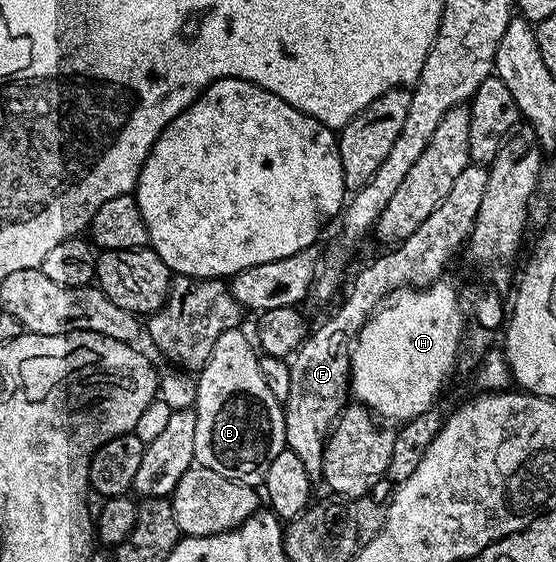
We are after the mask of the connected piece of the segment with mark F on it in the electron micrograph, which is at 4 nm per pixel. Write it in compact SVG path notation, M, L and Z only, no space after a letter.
M469 165L461 169L445 201L441 201L441 205L437 205L425 221L421 221L409 238L384 250L387 251L384 255L377 256L368 267L361 268L343 304L316 331L314 328L295 351L289 363L289 397L283 403L286 450L297 453L313 477L322 476L323 446L327 444L327 436L343 408L349 403L351 349L359 338L360 329L389 293L402 287L422 289L444 278L446 271L443 270L450 265L451 258L458 251L460 254L471 238L471 230L477 221L477 209L481 209L481 200L485 198L485 185L489 185L487 172L488 168L483 165Z

